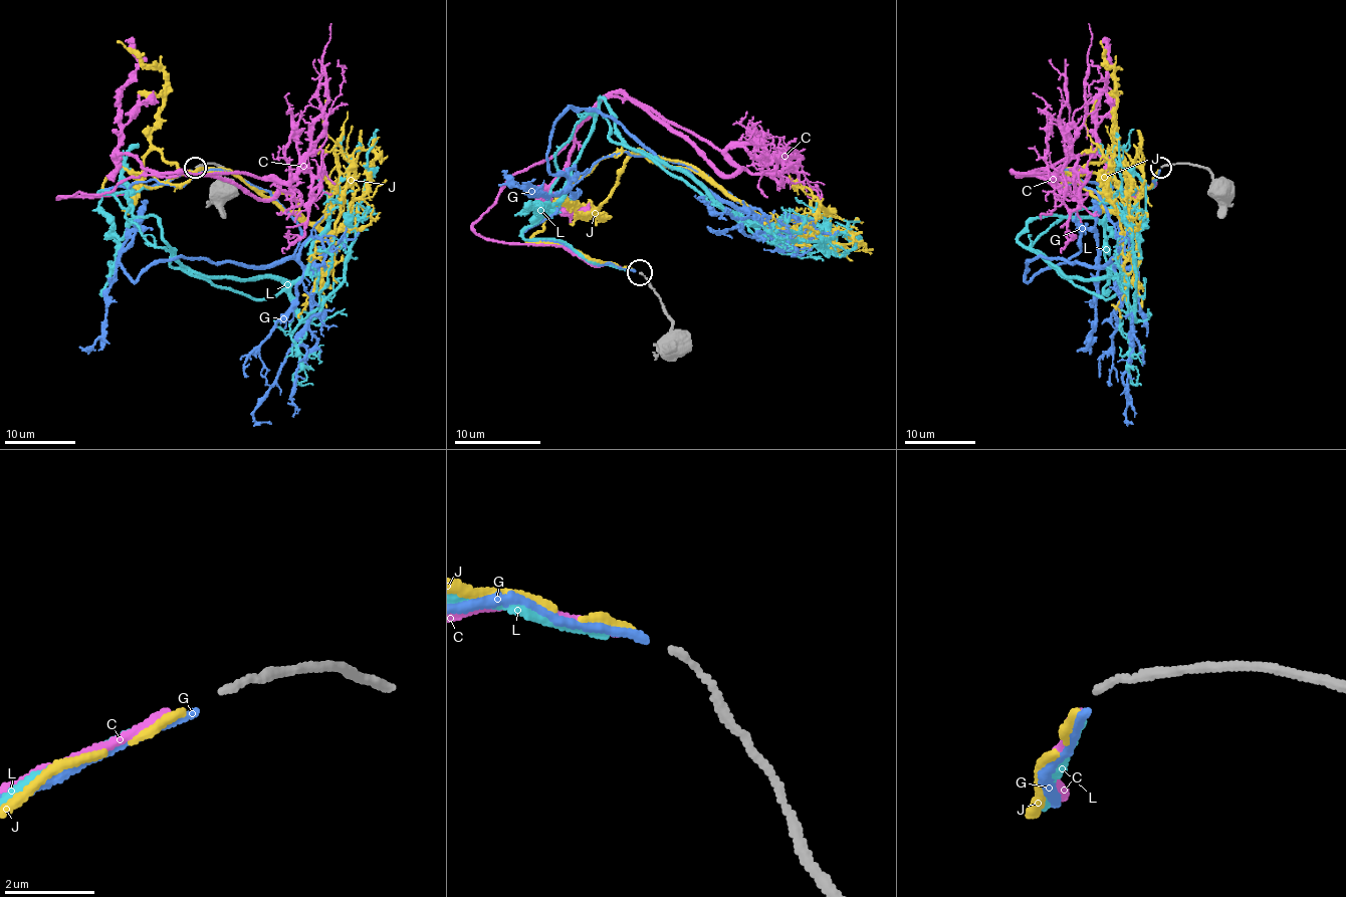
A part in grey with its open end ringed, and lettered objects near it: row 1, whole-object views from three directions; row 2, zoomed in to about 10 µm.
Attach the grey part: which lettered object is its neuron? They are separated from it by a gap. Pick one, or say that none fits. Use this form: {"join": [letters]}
{"join": ["J"]}

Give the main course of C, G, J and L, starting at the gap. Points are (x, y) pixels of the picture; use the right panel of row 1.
C: (1159, 169), (1156, 182), (1124, 198), (1073, 192), (1057, 176), (1017, 176), (1061, 178), (1085, 113), (1089, 24)
G: (1159, 169), (1135, 192), (1064, 171), (1119, 250), (1031, 259), (1027, 280), (1094, 233), (1089, 347)
J: (1158, 169), (1136, 192), (1115, 162), (1061, 184), (1070, 173), (1124, 222), (1087, 134), (1096, 100)
L: (1159, 171), (1029, 247), (1064, 275), (1128, 273), (1145, 213), (1119, 157), (1133, 129)

